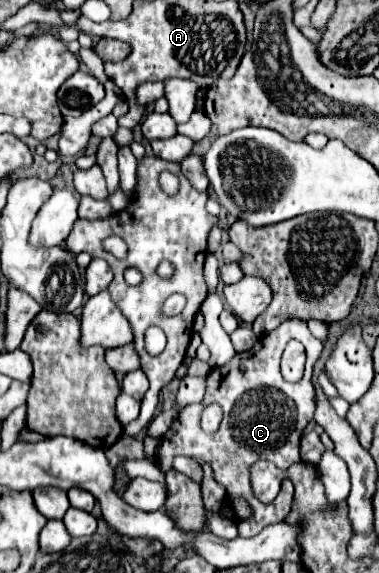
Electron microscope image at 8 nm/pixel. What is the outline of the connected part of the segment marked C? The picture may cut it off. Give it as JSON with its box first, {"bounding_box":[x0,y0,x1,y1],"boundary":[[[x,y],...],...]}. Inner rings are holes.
{"bounding_box":[156,318,322,538],"boundary":[[[288,318],[284,320],[276,330],[270,334],[262,336],[252,350],[234,354],[234,358],[220,366],[214,368],[208,378],[206,378],[206,394],[200,404],[190,404],[186,406],[176,422],[170,426],[170,430],[162,436],[160,448],[156,452],[156,466],[166,472],[172,470],[172,460],[176,456],[194,456],[210,464],[214,472],[214,480],[226,488],[228,498],[244,498],[250,506],[250,518],[246,520],[236,520],[238,526],[238,536],[250,538],[256,536],[264,526],[272,522],[282,522],[294,500],[294,486],[292,482],[282,482],[280,494],[270,502],[262,504],[258,502],[248,488],[248,482],[234,482],[234,472],[246,472],[248,466],[258,462],[258,460],[270,460],[278,468],[288,470],[294,462],[300,462],[300,436],[308,422],[314,418],[314,386],[310,382],[312,376],[312,366],[318,360],[322,352],[322,342],[316,340],[306,322],[298,318]],[[288,340],[300,340],[306,346],[306,370],[300,382],[290,384],[282,378],[280,374],[280,358],[284,352],[284,346]],[[208,404],[222,404],[224,410],[224,420],[220,424],[220,430],[214,434],[206,434],[200,428],[200,414],[204,406]]]}

